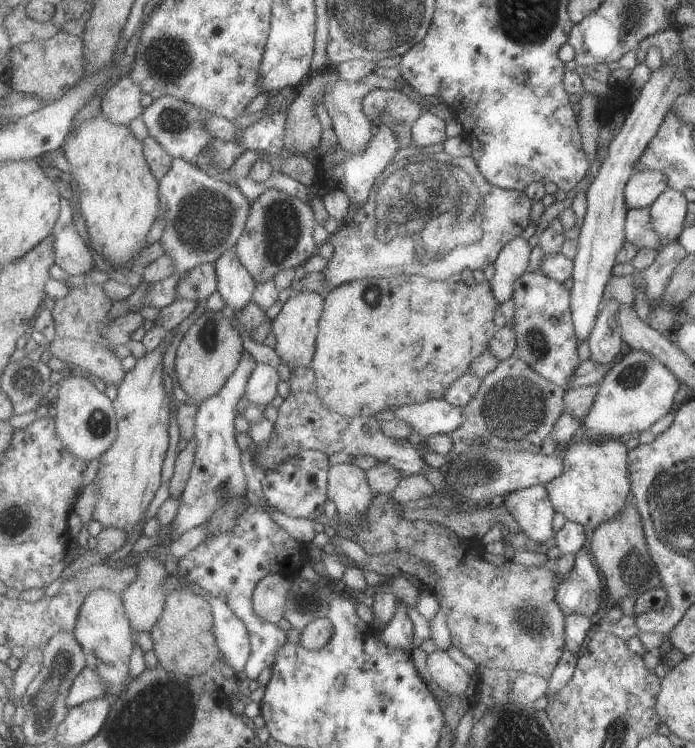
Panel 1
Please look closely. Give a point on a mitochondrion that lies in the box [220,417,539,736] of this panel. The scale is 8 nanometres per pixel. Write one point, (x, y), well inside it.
(478, 474)

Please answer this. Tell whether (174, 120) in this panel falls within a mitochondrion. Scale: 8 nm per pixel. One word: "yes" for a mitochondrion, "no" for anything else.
yes

